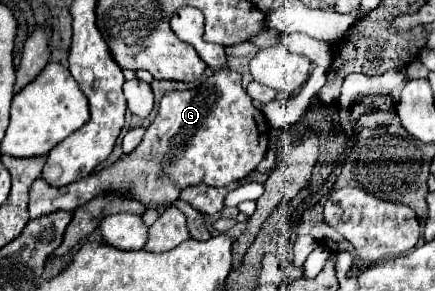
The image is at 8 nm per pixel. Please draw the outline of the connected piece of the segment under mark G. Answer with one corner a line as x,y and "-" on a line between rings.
218,70
196,88
164,94
158,116
146,130
142,144
132,154
122,156
110,168
62,188
54,188
46,180
38,178
30,186
30,220
58,210
74,212
94,198
98,190
122,188
126,194
142,198
142,202
166,204
176,200
180,190
190,184
226,186
242,180
258,166
266,150
268,124
240,86
240,74
234,70

